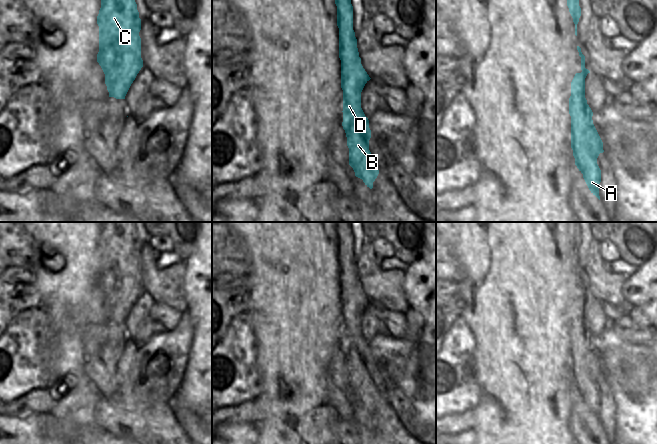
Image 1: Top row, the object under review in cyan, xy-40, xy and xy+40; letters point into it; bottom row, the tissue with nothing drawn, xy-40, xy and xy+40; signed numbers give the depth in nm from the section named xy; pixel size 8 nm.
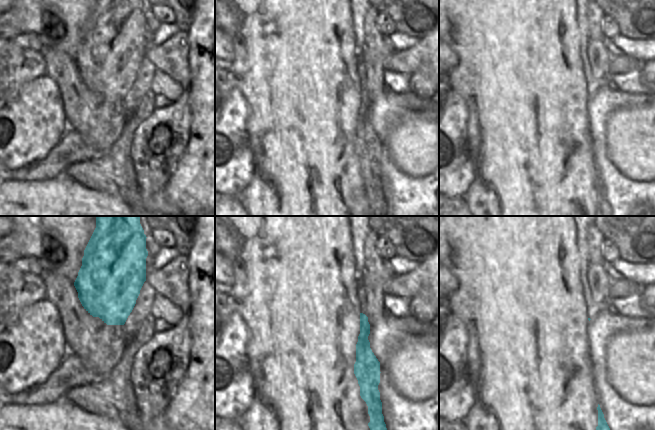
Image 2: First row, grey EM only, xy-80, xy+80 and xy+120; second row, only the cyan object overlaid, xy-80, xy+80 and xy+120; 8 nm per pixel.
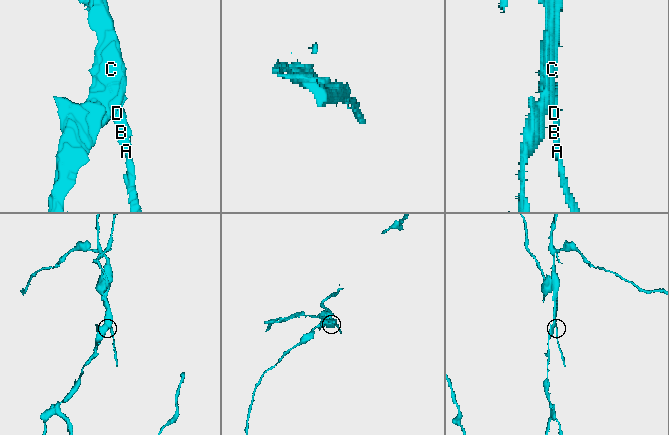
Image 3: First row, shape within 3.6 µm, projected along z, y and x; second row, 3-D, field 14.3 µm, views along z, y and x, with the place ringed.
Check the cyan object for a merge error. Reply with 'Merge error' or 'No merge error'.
Merge error.

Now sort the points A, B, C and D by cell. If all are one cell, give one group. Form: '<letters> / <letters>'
A B D / C

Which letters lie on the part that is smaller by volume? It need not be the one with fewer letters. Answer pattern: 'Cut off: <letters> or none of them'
Cut off: A, B, D

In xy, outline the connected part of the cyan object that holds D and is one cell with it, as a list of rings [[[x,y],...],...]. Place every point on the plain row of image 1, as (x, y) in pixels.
[[[360,281],[356,285],[341,285],[342,350],[349,372],[349,389],[353,392],[355,400],[372,413],[379,394],[369,374],[369,344],[361,332],[361,316],[370,303]]]

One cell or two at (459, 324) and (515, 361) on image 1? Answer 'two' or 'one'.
two

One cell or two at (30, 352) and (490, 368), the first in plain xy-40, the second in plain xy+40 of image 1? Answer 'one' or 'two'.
two

